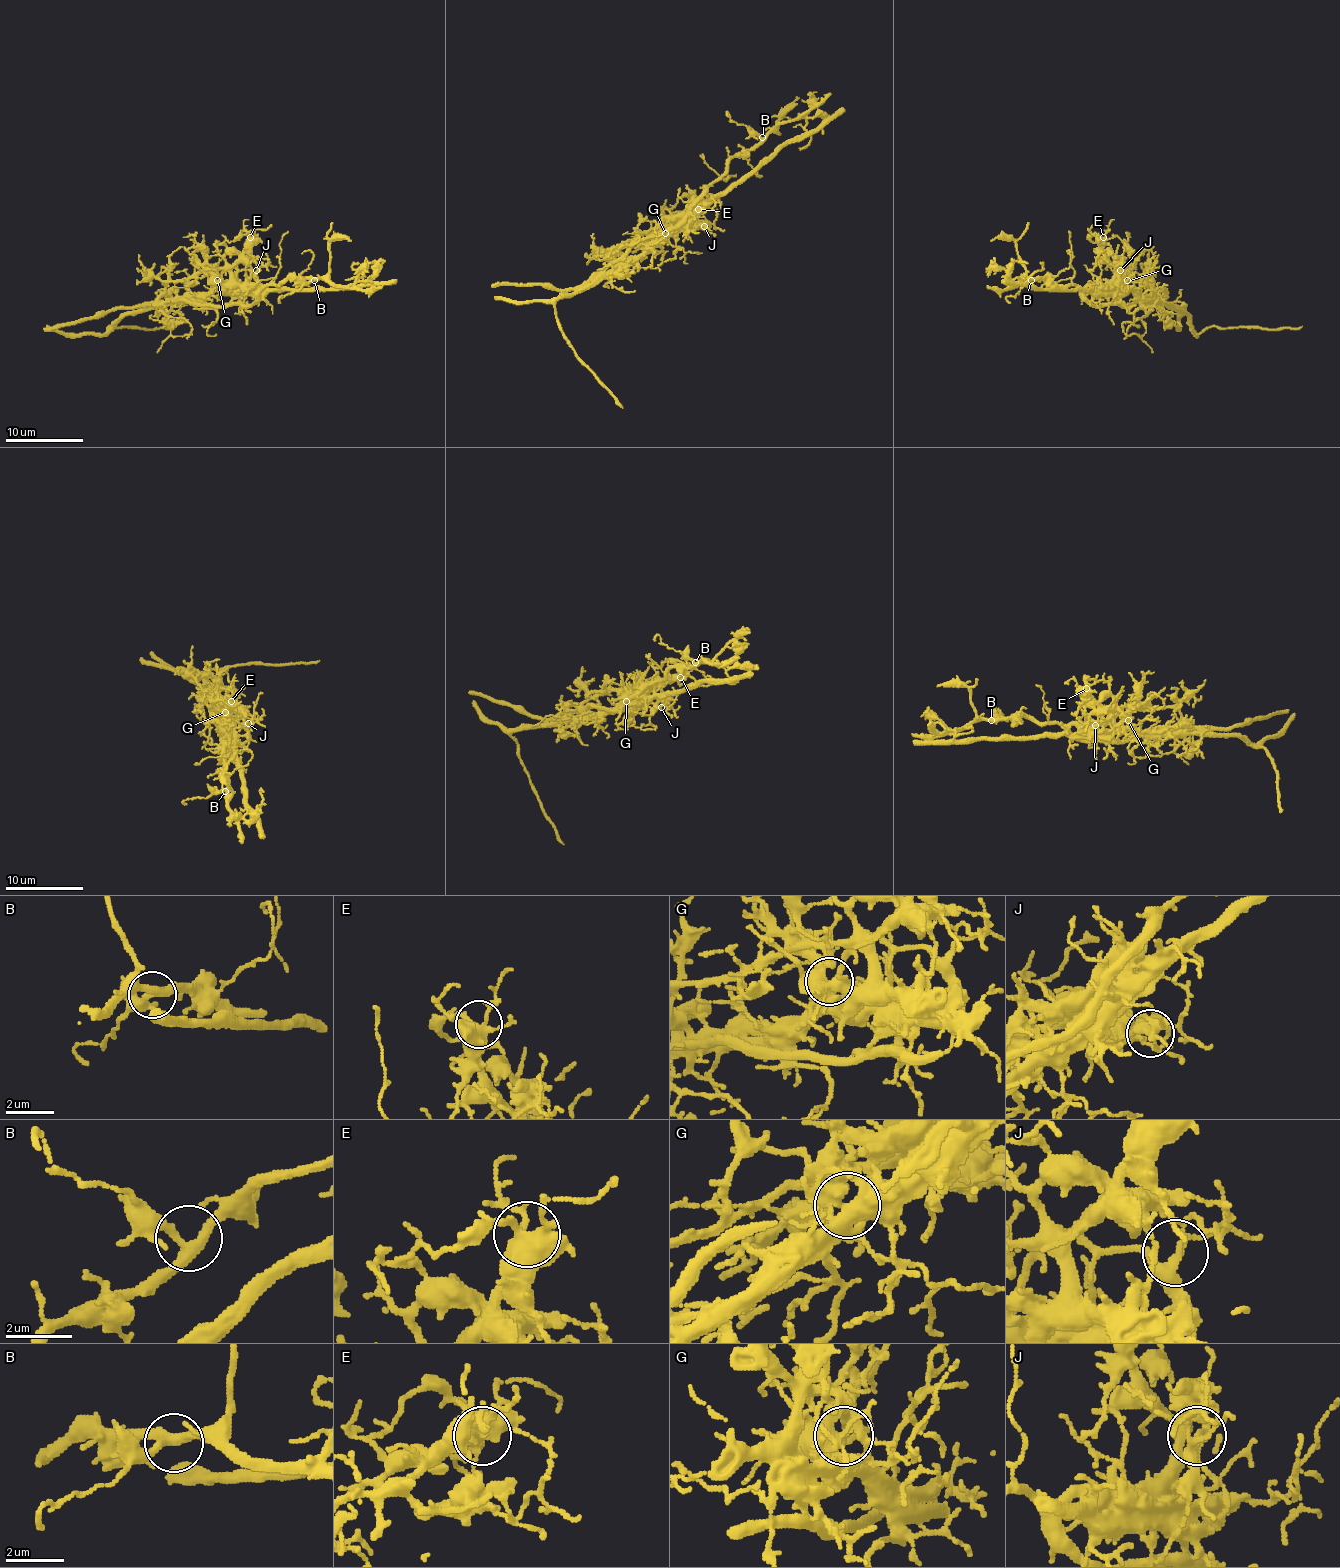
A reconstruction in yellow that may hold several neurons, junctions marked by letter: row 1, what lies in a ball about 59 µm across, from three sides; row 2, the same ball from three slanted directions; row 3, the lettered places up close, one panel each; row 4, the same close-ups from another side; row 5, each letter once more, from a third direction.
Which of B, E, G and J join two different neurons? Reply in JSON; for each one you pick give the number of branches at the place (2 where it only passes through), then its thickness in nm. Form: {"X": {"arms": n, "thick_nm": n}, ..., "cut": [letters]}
{"G": {"arms": 3, "thick_nm": 320}, "cut": ["G"]}

